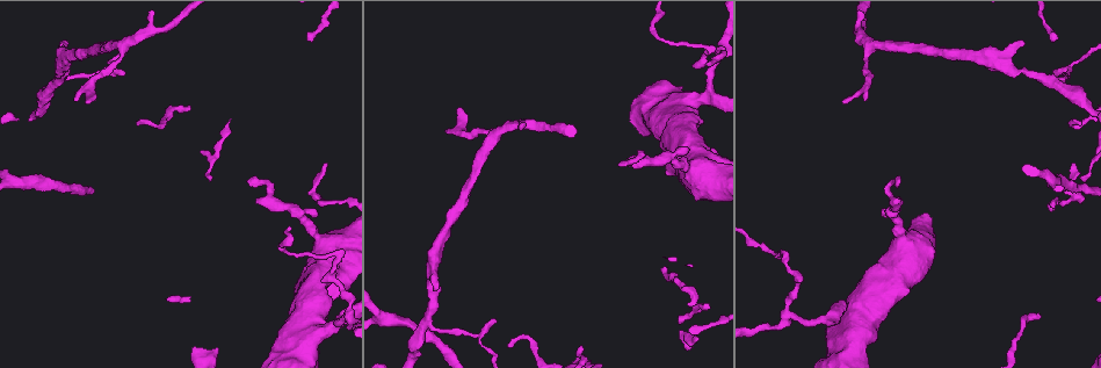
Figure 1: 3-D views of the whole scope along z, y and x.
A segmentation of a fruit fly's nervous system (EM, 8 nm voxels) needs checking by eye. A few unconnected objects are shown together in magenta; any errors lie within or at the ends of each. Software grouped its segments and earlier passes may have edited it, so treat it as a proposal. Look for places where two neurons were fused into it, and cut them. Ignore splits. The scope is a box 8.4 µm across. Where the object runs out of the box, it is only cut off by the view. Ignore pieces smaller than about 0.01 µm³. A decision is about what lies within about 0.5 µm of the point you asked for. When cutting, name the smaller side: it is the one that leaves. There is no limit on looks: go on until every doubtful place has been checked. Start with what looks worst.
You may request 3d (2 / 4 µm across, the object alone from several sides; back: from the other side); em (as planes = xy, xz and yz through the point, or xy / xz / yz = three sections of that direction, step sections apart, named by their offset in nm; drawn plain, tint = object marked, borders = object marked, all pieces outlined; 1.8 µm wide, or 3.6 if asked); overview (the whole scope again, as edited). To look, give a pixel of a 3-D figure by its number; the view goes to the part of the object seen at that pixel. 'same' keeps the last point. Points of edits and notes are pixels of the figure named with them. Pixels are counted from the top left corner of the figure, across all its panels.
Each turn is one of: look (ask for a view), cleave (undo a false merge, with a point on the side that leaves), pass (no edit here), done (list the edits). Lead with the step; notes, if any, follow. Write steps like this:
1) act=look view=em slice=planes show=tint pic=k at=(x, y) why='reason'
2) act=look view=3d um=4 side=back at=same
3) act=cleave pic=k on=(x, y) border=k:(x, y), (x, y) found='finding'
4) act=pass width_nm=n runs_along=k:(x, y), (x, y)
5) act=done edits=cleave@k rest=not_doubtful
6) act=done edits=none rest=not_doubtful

act=look view=em um=3.6 slice=xz step=4 show=tint pic=1 at=(687, 104) why='sharp bend'

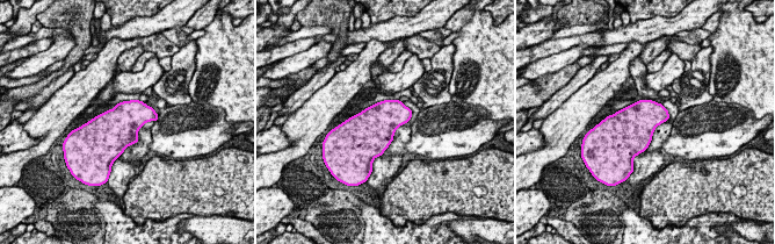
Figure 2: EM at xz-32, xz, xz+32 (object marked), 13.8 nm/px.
act=pass found='all the same neuron'

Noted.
act=look view=em slice=planes show=tint pic=1 at=(657, 36) why='abrupt turn'

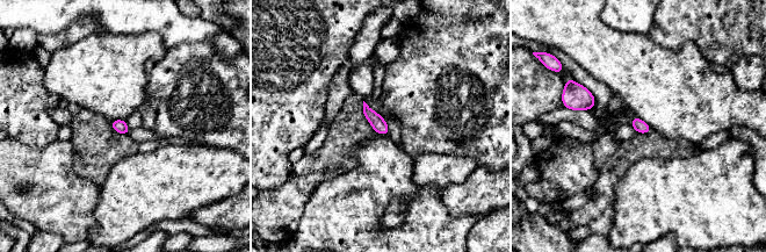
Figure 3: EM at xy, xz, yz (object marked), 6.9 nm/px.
act=pass found='all the same neuron'

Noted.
act=look view=3d um=2 pic=1 at=(1005, 65)

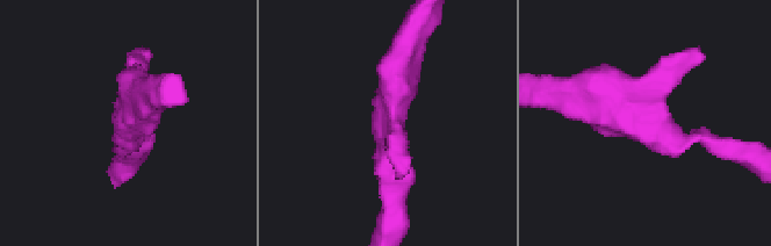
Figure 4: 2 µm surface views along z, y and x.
act=look view=em slice=planes show=tint pic=4 at=(389, 129)

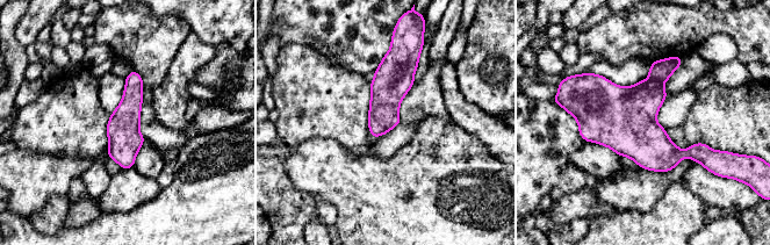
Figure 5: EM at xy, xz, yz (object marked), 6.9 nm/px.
act=pass width_nm=200 runs_along=5:(134, 74), (124, 165) found='one neuron here'

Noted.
act=done edits=none rest=not_doubtful

